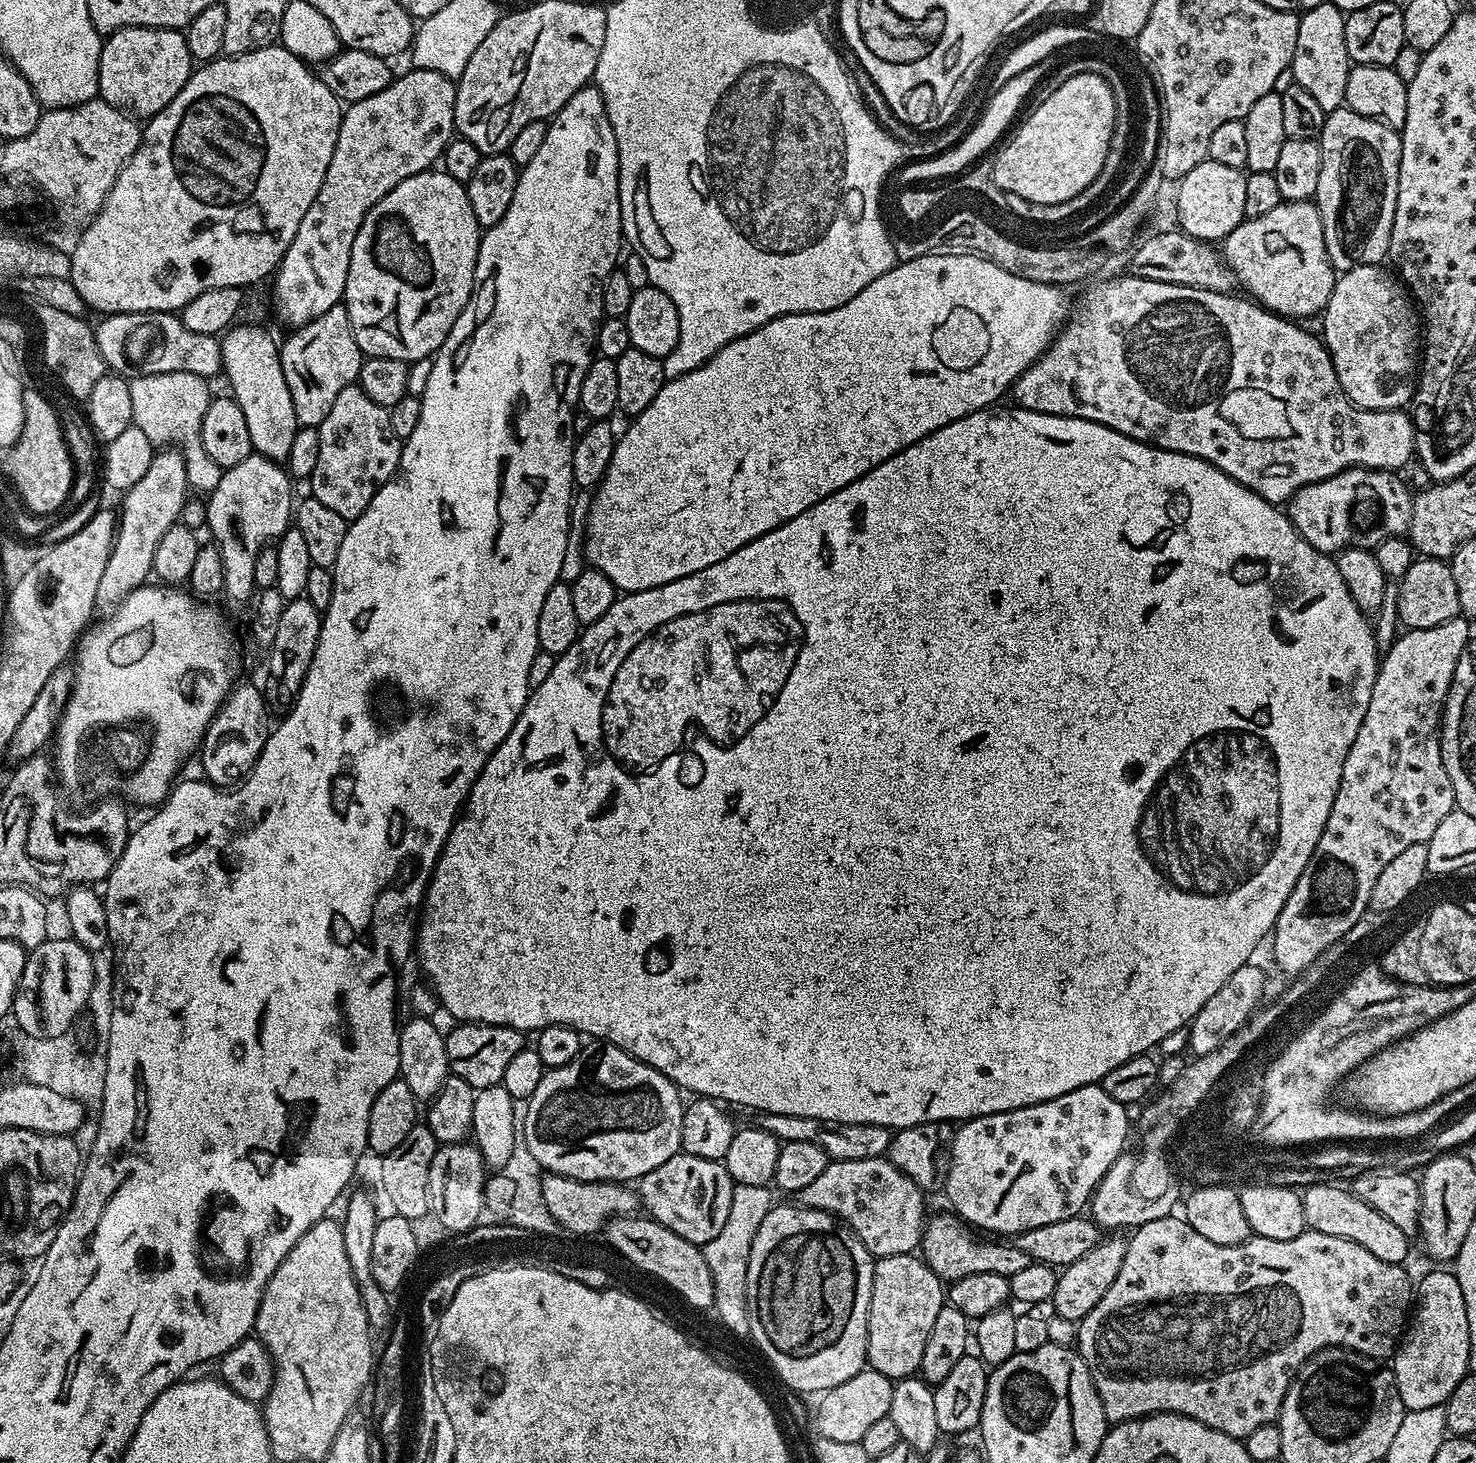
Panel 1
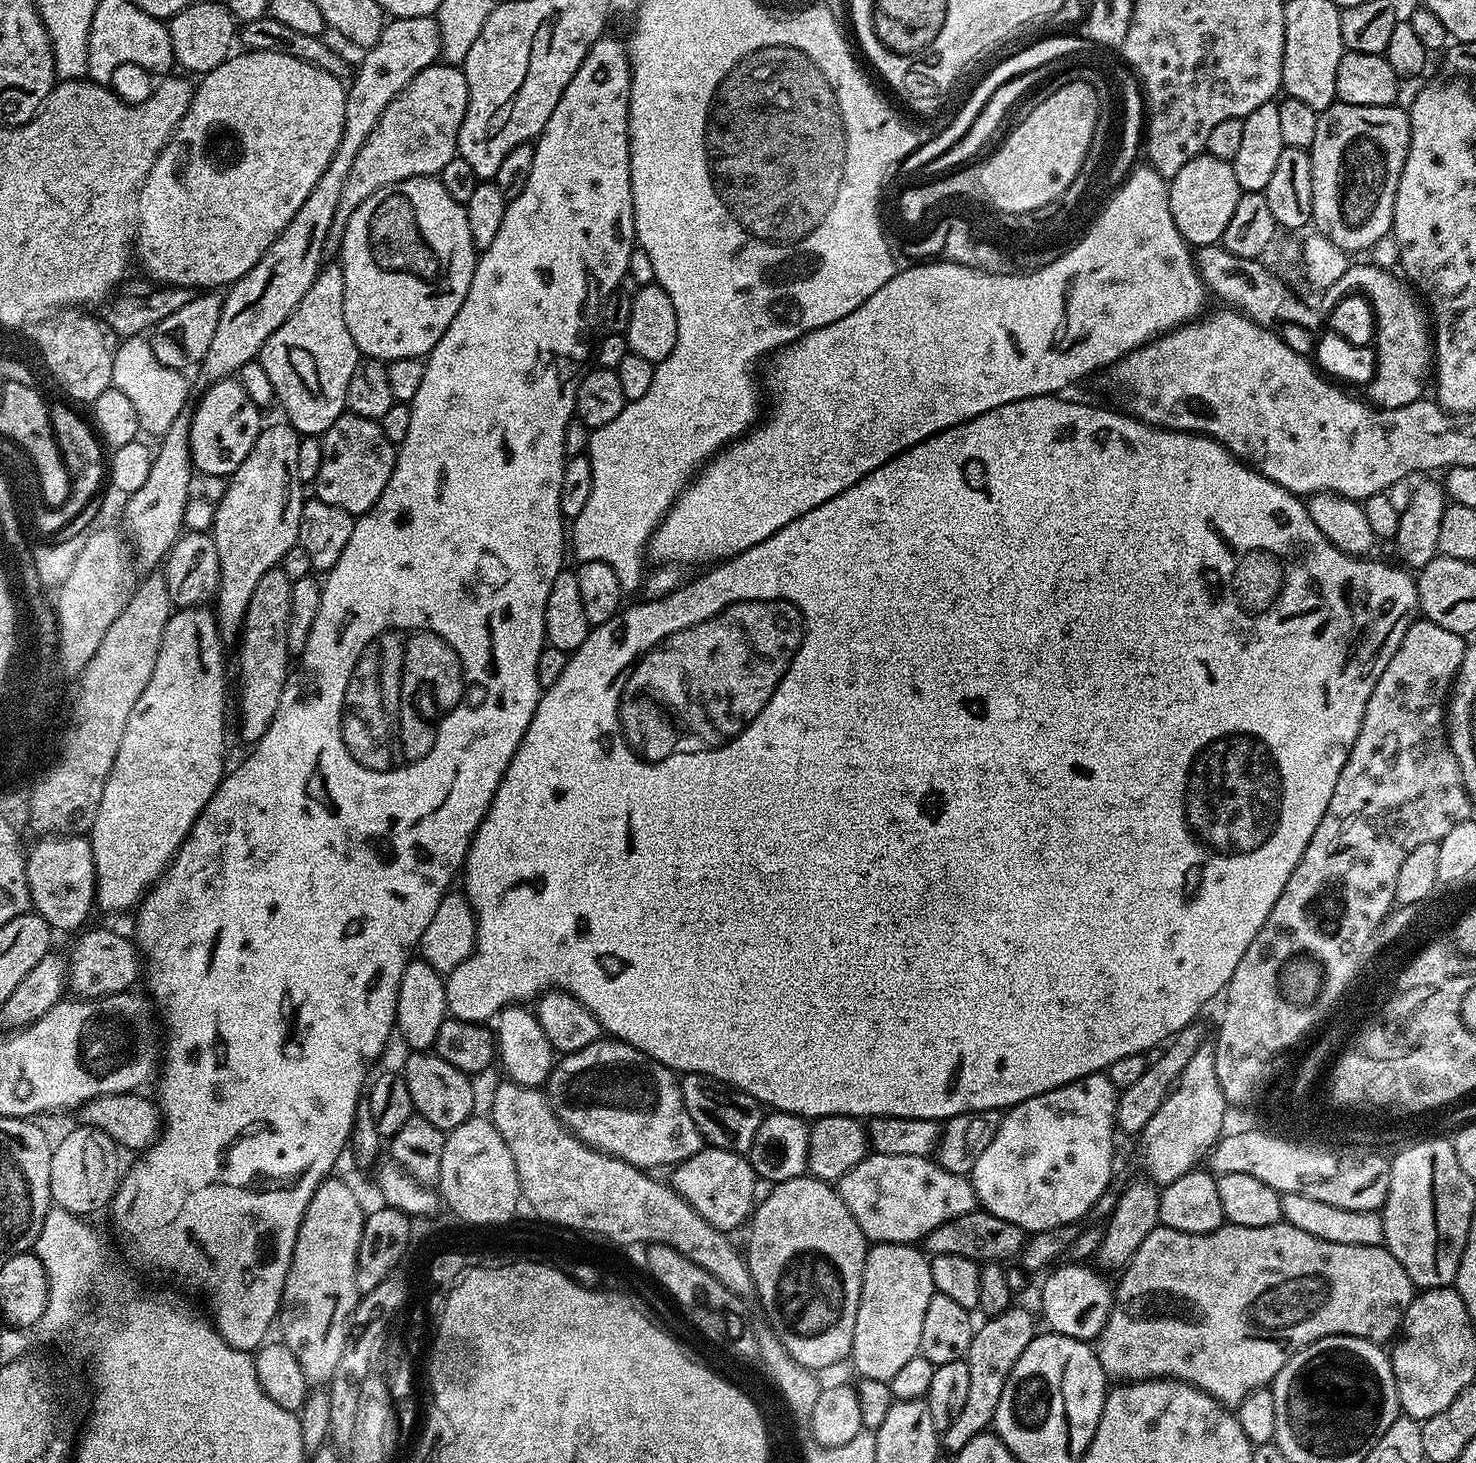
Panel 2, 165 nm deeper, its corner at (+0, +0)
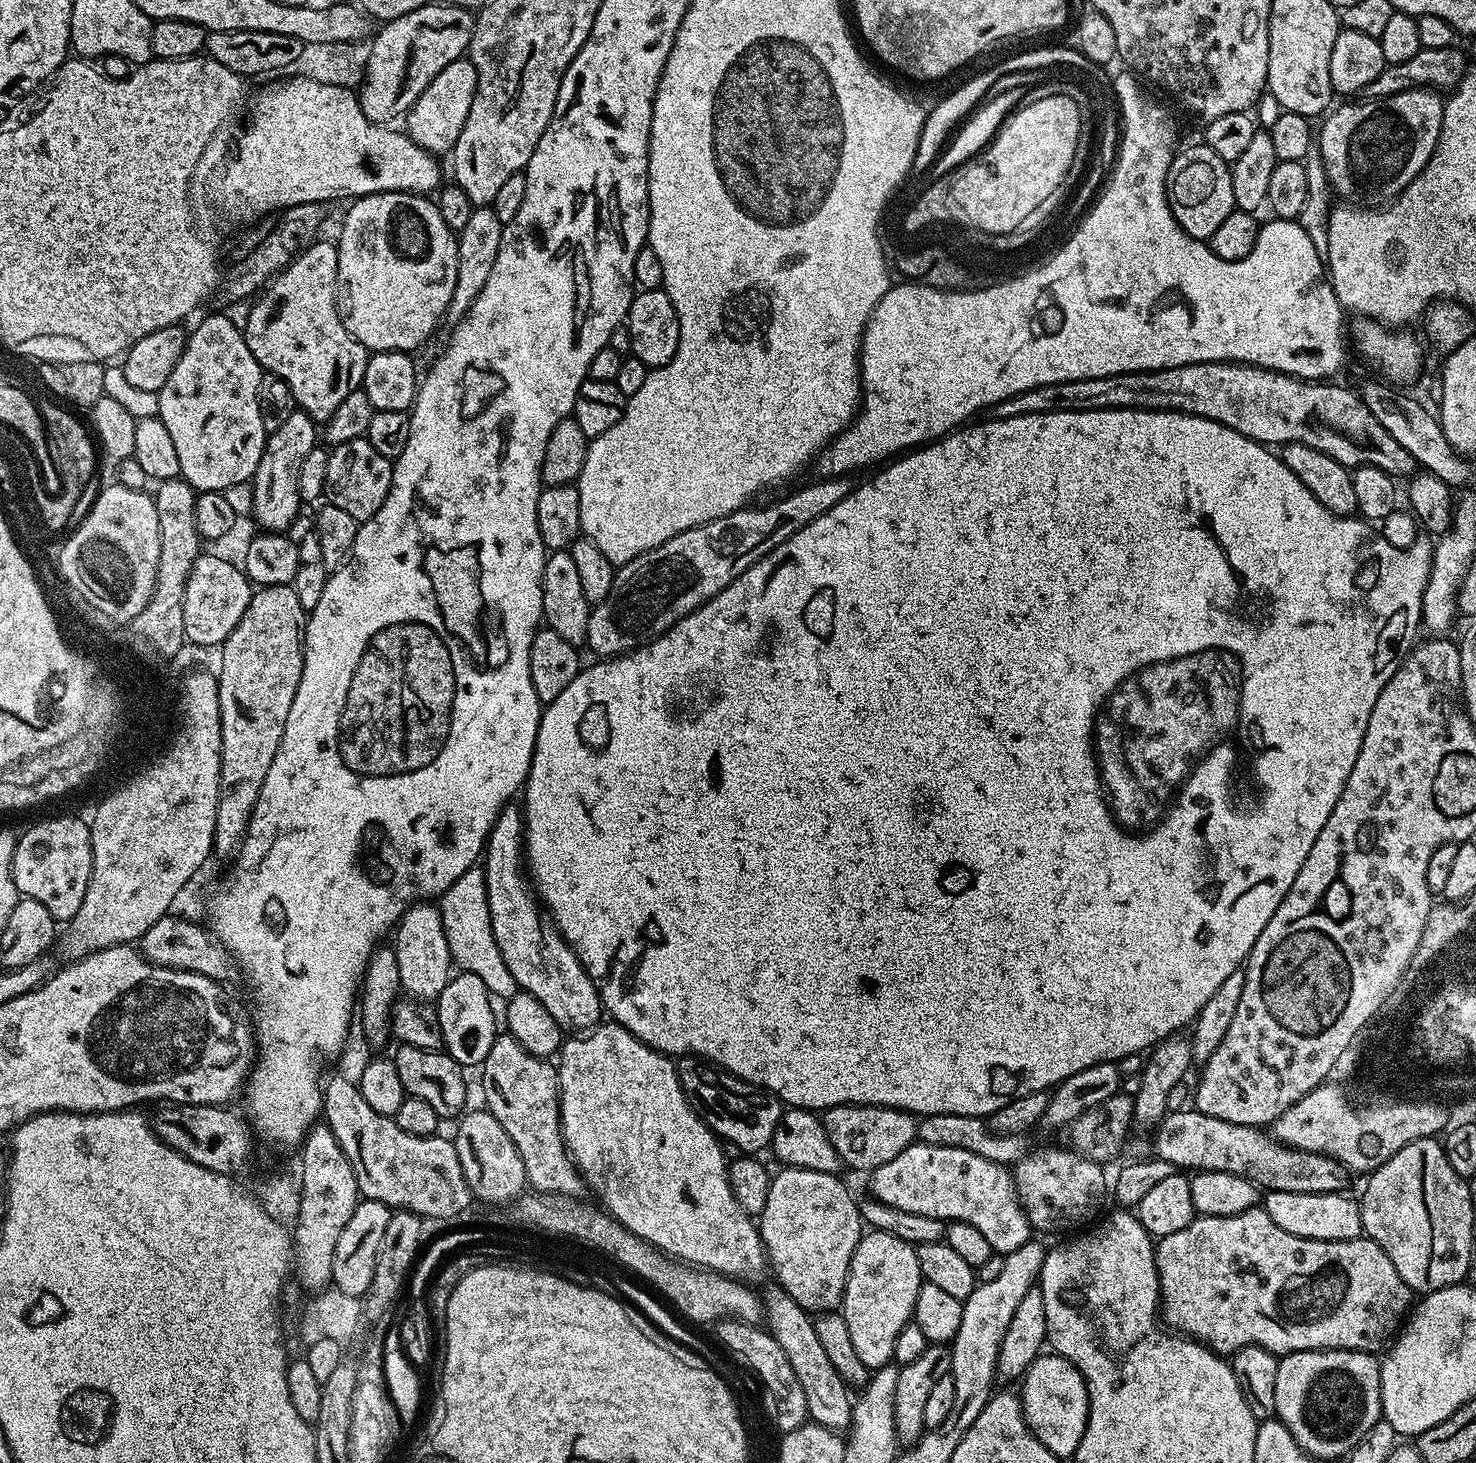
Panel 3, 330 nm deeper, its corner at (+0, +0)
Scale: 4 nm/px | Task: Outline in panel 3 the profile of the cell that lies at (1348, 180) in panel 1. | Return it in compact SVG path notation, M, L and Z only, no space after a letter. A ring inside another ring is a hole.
M1411 88L1406 90L1402 94L1394 94L1393 96L1387 96L1381 100L1365 100L1361 99L1360 104L1352 104L1356 102L1344 102L1340 109L1329 111L1327 115L1323 117L1324 125L1319 125L1318 128L1318 151L1321 156L1321 160L1324 163L1325 172L1328 175L1328 182L1331 185L1331 191L1341 196L1341 201L1347 202L1352 206L1383 206L1399 196L1402 190L1406 190L1406 186L1410 186L1410 182L1414 182L1416 175L1422 171L1425 166L1430 162L1430 158L1436 153L1436 143L1440 137L1440 131L1442 130L1442 122L1444 121L1444 102L1445 97L1441 95L1439 91L1430 88Z

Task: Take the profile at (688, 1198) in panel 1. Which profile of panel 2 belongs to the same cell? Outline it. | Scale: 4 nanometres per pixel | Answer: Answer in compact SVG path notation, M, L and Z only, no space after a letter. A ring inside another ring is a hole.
M705 1146L698 1154L680 1161L671 1169L670 1187L675 1190L699 1216L706 1218L710 1226L719 1232L735 1233L735 1228L743 1229L754 1211L757 1198L754 1186L756 1171L747 1155L730 1150Z

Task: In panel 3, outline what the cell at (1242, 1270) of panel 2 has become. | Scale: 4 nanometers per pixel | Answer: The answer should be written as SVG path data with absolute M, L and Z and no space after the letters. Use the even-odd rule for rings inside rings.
M1262 1206L1246 1210L1233 1216L1201 1216L1186 1226L1186 1230L1178 1230L1174 1234L1159 1237L1154 1244L1156 1250L1156 1269L1160 1279L1160 1312L1162 1320L1169 1329L1180 1334L1187 1334L1194 1340L1208 1345L1214 1352L1231 1354L1242 1346L1257 1344L1270 1350L1278 1358L1289 1356L1292 1352L1309 1352L1312 1348L1341 1348L1342 1350L1358 1350L1359 1352L1379 1353L1379 1348L1393 1339L1394 1333L1401 1327L1402 1321L1410 1311L1414 1300L1412 1289L1402 1282L1398 1270L1394 1270L1394 1262L1386 1258L1386 1254L1374 1241L1367 1238L1358 1240L1311 1240L1298 1238L1294 1234L1286 1234L1286 1230L1270 1219L1270 1214Z

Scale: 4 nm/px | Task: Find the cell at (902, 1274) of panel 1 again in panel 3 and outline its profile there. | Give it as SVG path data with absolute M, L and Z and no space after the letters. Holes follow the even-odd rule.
M868 1230L854 1250L844 1287L842 1315L858 1358L870 1370L893 1363L894 1342L905 1326L913 1323L922 1283L915 1247L889 1232Z

